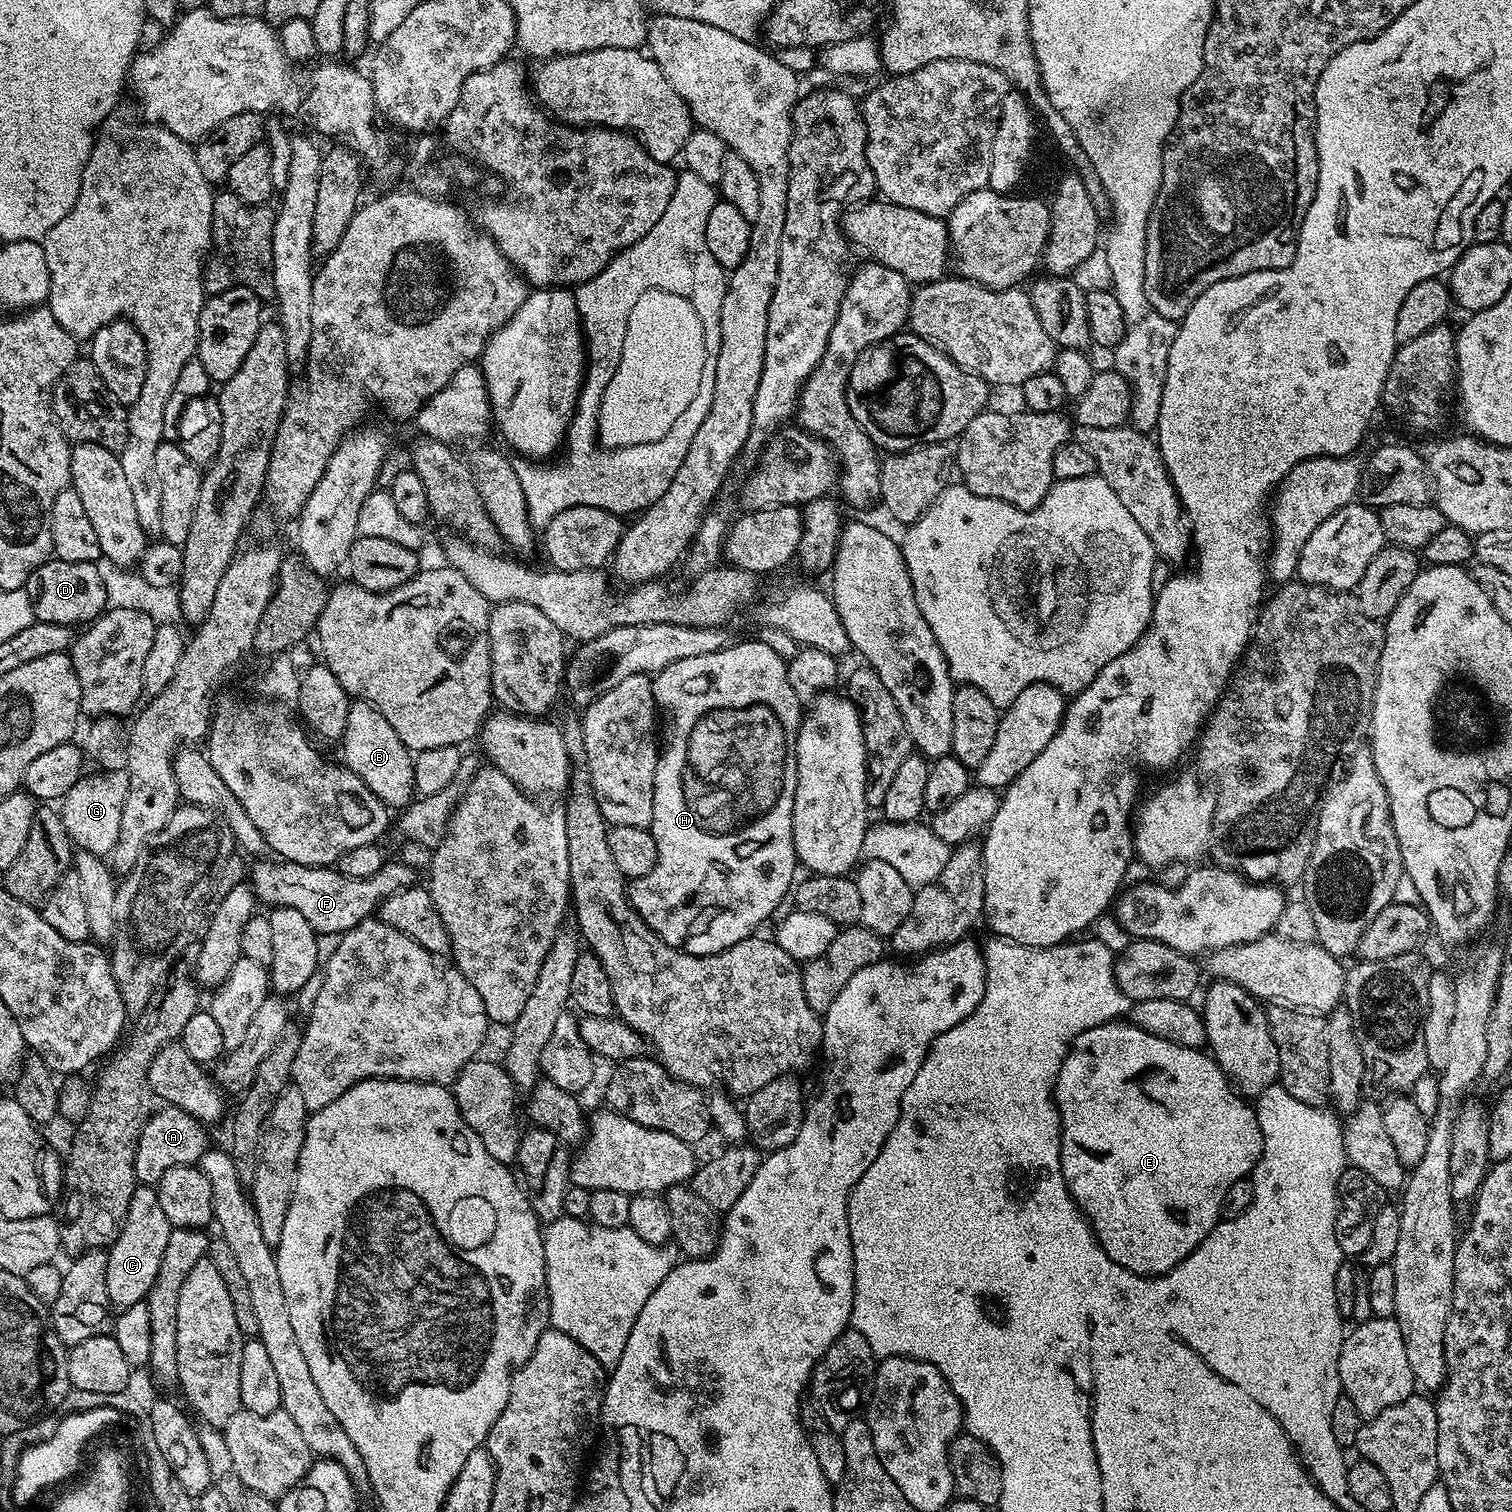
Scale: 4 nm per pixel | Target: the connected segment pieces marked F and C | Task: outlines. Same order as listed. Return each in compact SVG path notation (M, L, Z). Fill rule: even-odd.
M260 858L250 868L252 893L261 905L298 910L321 937L339 937L369 919L380 903L417 883L418 872L399 858L389 859L370 878L350 878L332 866L311 868L289 860Z
M137 1186L126 1210L124 1225L120 1227L120 1237L107 1249L106 1294L113 1309L129 1308L134 1302L147 1300L172 1230L172 1224L162 1211L162 1202L158 1202L156 1188Z

